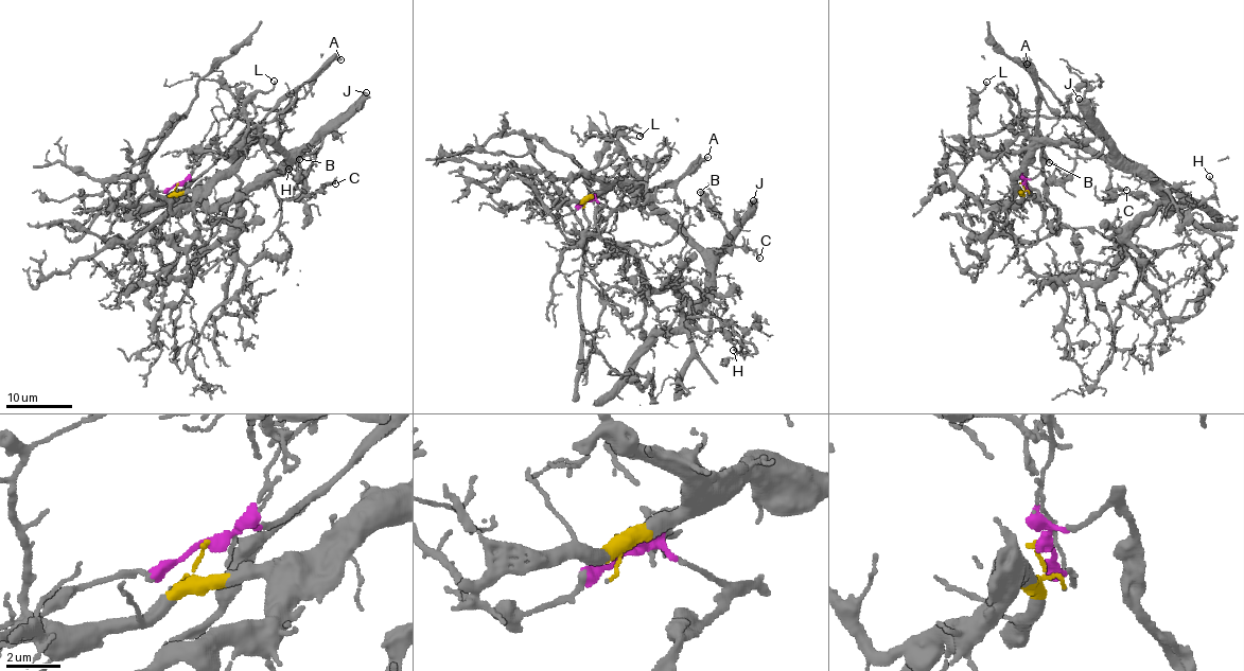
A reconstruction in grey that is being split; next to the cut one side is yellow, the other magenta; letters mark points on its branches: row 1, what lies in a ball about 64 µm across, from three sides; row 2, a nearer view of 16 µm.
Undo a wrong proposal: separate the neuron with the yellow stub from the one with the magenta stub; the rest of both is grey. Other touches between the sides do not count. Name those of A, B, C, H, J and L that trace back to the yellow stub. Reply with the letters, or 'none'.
B, C, H, J, L

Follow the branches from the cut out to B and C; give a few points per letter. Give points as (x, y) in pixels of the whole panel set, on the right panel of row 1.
B: (1022, 182), (1025, 156), (1044, 144), (1111, 149), (1076, 158), (1066, 178), (1048, 162)
C: (1022, 182), (1021, 191), (1016, 180), (1025, 156), (1044, 144), (1074, 143), (1108, 164), (1108, 199), (1126, 190)

